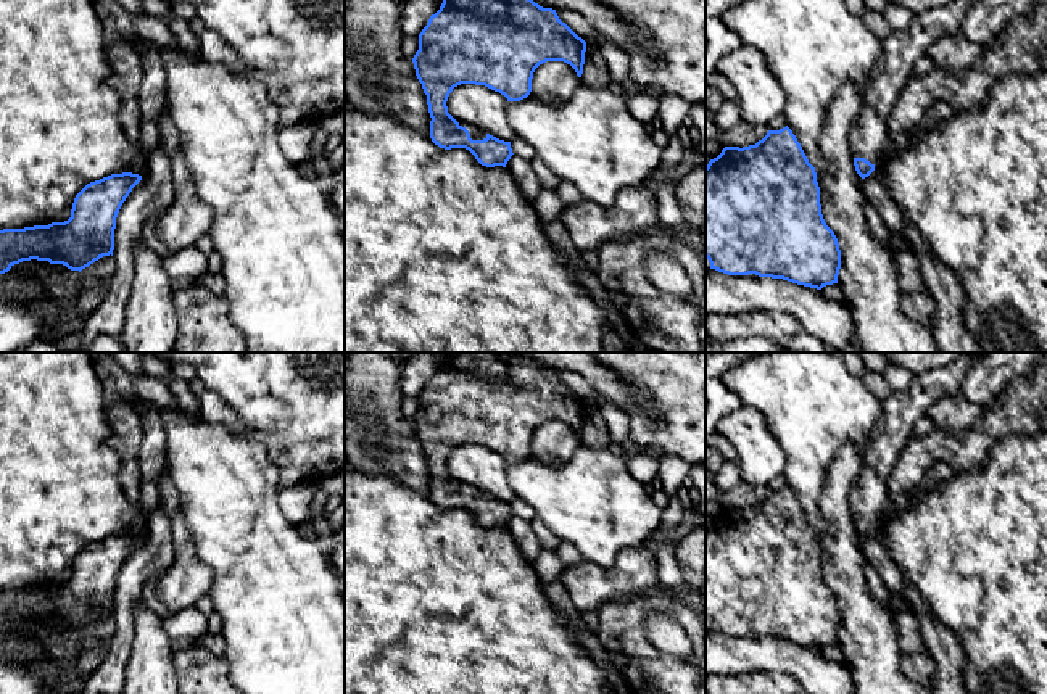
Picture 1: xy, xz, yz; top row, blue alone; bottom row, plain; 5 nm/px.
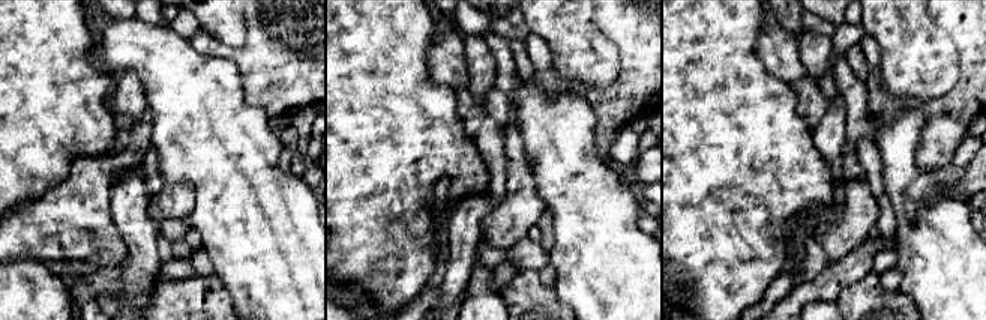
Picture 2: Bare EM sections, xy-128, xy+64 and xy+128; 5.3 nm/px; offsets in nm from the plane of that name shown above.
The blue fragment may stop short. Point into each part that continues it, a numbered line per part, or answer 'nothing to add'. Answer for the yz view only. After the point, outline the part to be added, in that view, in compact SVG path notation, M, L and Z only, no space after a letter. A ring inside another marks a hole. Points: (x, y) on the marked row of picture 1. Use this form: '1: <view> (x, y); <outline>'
1: yz (869, 136); M955 0L915 14L904 31L892 31L873 68L873 77L865 90L860 114L849 132L849 150L854 158L876 164L888 143L888 116L910 79L917 60L937 39L955 34L968 8L978 0Z

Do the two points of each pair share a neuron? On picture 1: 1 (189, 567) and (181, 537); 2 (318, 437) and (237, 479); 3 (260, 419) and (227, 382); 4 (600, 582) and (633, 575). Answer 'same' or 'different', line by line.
1: same
2: different
3: same
4: same

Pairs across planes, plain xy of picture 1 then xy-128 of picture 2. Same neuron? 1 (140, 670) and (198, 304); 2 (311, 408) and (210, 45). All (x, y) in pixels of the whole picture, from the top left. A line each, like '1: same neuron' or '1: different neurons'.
1: different neurons
2: same neuron

